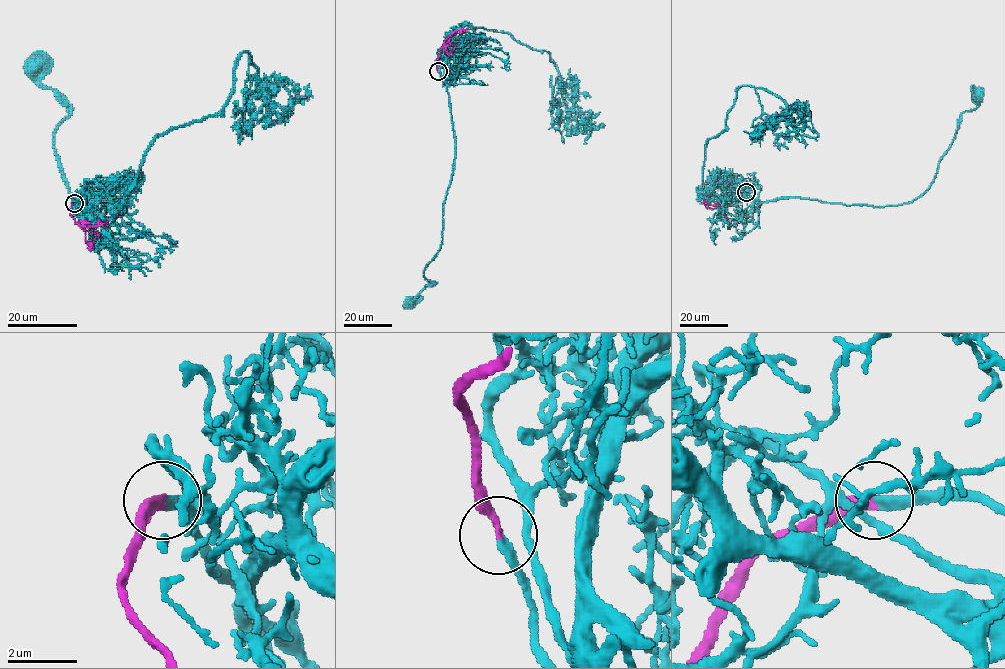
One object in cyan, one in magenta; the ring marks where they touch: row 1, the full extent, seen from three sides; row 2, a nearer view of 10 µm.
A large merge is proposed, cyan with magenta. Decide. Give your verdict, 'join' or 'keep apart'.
join

